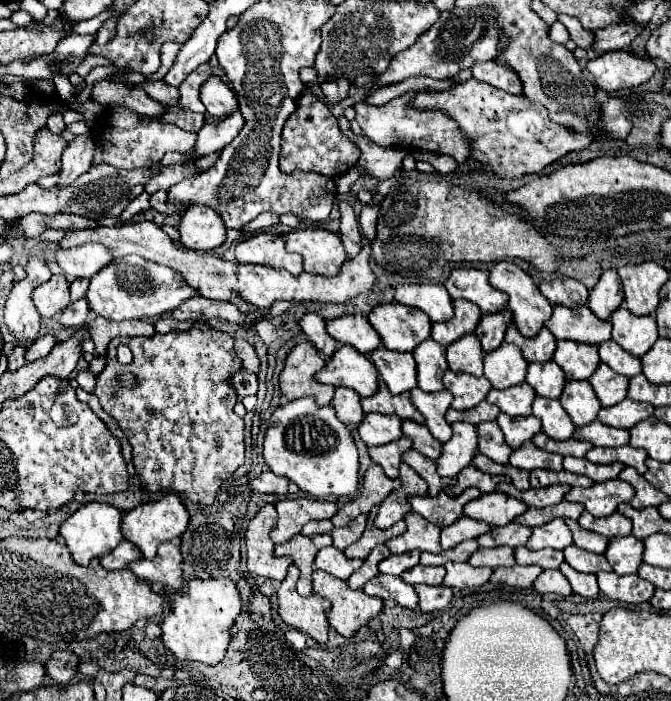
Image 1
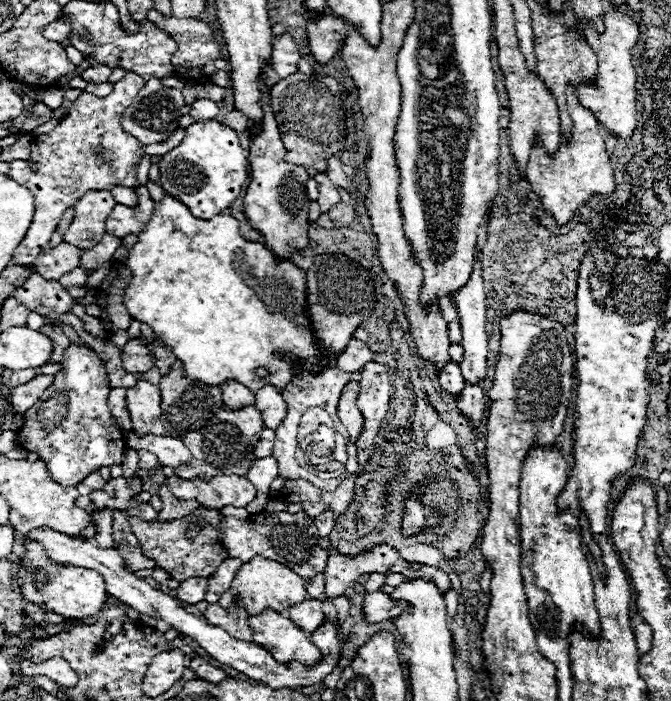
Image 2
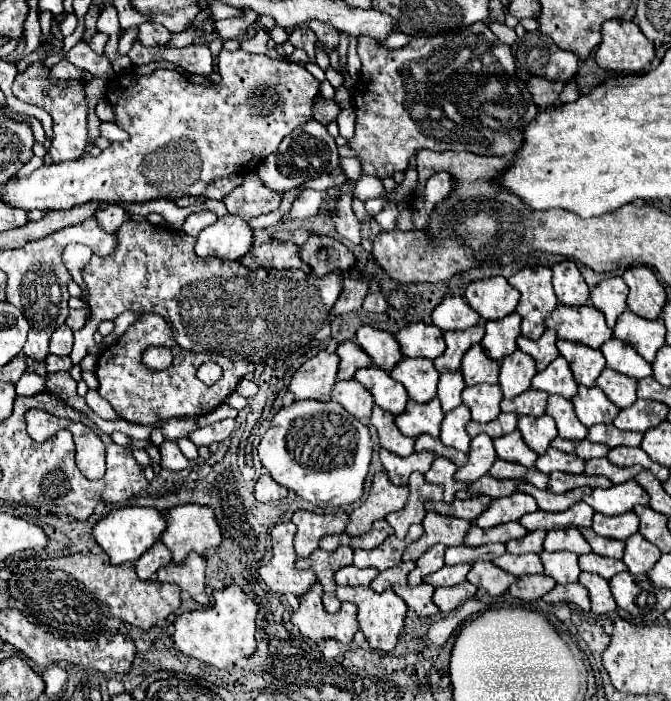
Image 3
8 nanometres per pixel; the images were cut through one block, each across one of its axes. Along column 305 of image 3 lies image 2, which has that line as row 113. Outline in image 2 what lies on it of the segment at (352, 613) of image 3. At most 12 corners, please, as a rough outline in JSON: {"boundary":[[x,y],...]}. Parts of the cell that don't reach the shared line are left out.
{"boundary":[[618,10],[592,22],[586,40],[598,56],[596,86],[576,86],[608,132],[636,126],[632,50],[640,30]]}

